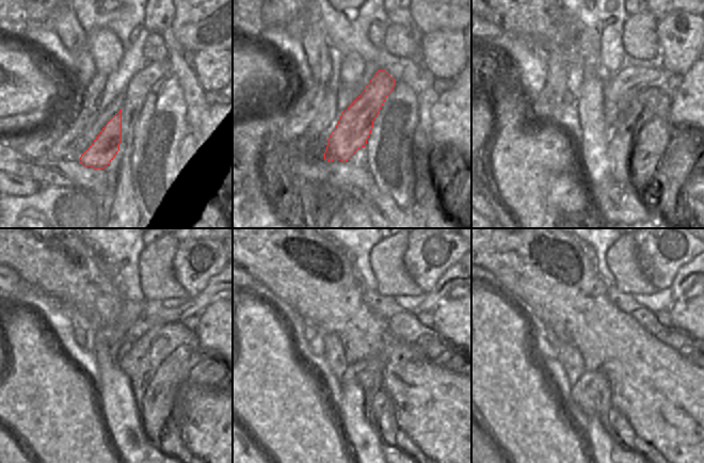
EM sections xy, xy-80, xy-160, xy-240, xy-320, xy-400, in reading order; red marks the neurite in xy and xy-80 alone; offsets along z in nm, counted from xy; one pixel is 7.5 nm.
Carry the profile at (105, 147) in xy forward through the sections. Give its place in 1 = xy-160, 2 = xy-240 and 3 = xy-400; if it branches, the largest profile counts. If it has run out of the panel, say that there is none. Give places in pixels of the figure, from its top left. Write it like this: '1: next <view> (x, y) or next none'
1: next xy-160 (621, 86)
2: next xy-240 (154, 315)
3: next xy-400 (688, 274)

